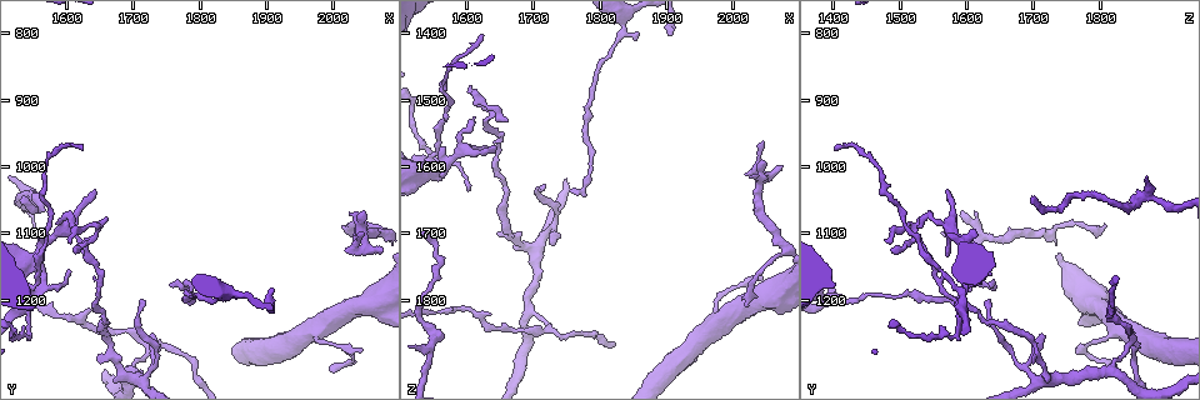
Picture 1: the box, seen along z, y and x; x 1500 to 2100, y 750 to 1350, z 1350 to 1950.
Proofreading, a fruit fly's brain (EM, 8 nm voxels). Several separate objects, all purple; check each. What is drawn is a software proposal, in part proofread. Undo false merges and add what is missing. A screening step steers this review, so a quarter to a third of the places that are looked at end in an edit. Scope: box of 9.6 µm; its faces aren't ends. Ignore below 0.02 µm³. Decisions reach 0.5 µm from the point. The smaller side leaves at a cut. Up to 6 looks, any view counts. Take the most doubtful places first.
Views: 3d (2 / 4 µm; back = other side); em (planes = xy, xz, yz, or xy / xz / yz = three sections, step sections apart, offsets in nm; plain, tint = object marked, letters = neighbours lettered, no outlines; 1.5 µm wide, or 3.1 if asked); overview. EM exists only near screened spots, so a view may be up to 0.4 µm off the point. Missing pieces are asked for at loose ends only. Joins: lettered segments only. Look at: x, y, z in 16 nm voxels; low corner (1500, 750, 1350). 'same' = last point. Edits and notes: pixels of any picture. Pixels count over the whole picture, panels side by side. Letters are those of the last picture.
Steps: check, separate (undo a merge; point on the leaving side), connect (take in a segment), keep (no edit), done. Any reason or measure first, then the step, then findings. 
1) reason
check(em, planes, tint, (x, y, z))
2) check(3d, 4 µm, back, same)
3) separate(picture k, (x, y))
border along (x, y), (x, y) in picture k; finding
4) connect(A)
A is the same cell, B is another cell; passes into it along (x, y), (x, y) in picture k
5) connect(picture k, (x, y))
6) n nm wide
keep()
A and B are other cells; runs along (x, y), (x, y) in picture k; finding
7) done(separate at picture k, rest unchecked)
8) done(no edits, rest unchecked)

an open end
check(3d, 4 µm, back, (1905, 1190, 1405))

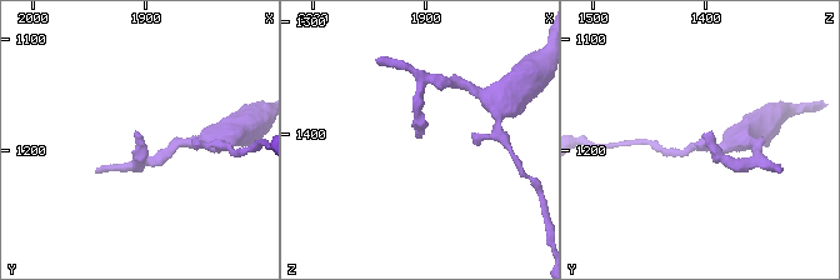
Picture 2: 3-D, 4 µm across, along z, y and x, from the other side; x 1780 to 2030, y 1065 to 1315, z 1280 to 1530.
now the EM
check(em, xz, step 4, tint, (1902, 1188, 1402))

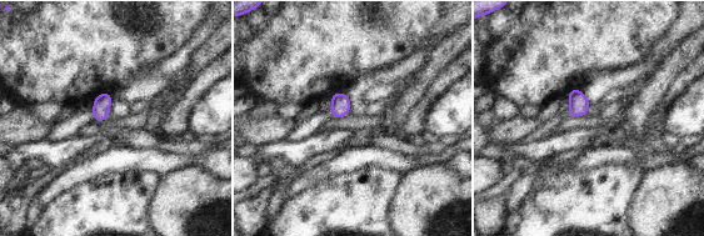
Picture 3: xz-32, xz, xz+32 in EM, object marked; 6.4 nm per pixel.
another direction
check(em, planes, letters, same)

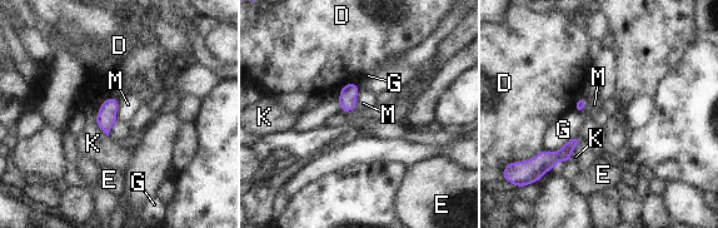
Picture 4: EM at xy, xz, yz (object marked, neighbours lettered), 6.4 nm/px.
G touches over 240 nm
keep()
D, E, G, K and M are other cells; no lettered segment goes on from it

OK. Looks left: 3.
three arms meet
check(em, yz, step 8, letters, (1725, 1265, 1845))

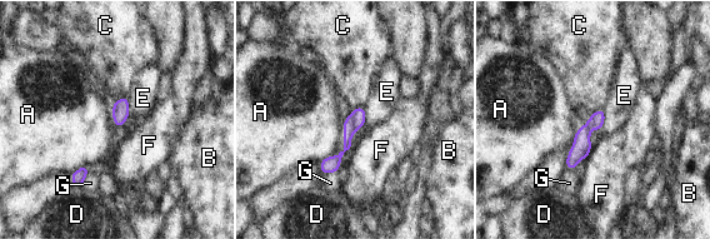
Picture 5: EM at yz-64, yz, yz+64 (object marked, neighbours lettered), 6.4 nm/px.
separate(picture 5, (358, 115))
A, B, C, D, E, F and G are other cells; a second neuron is stuck on

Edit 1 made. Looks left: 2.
done(separate at picture 5, rest unchecked)

